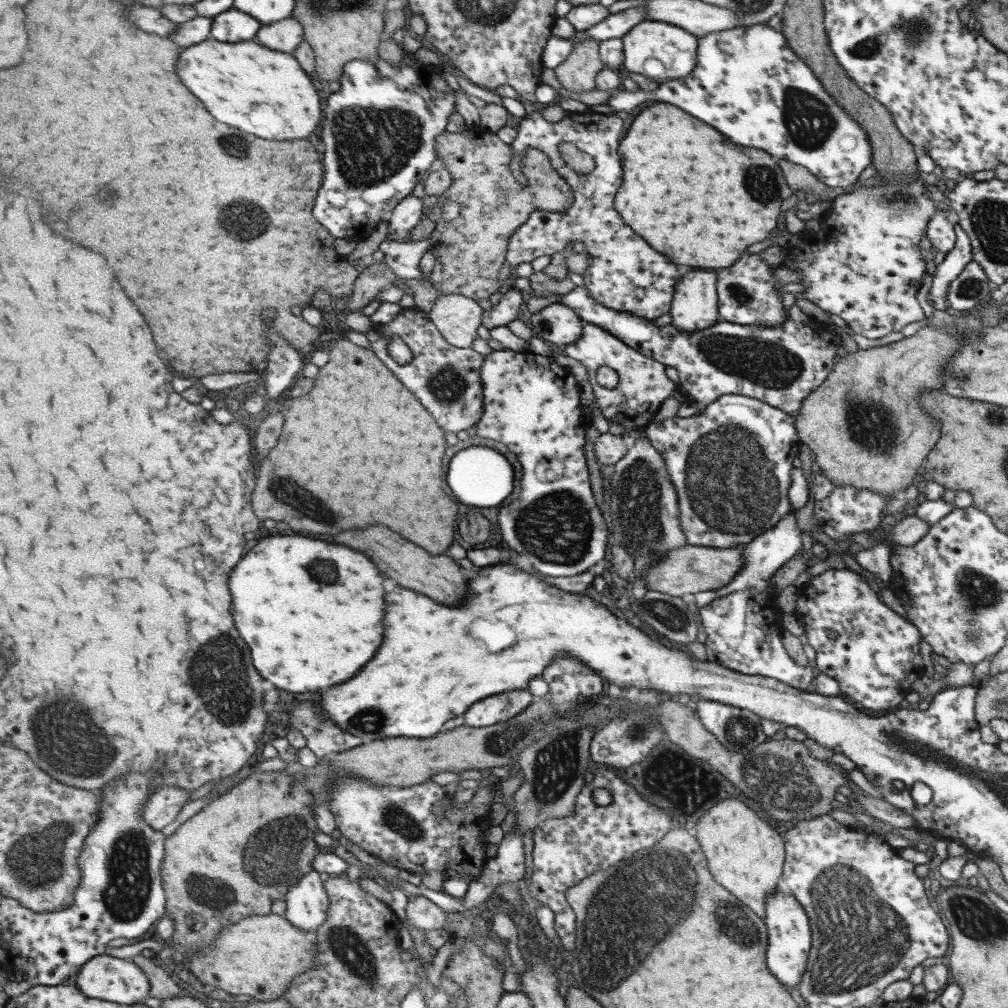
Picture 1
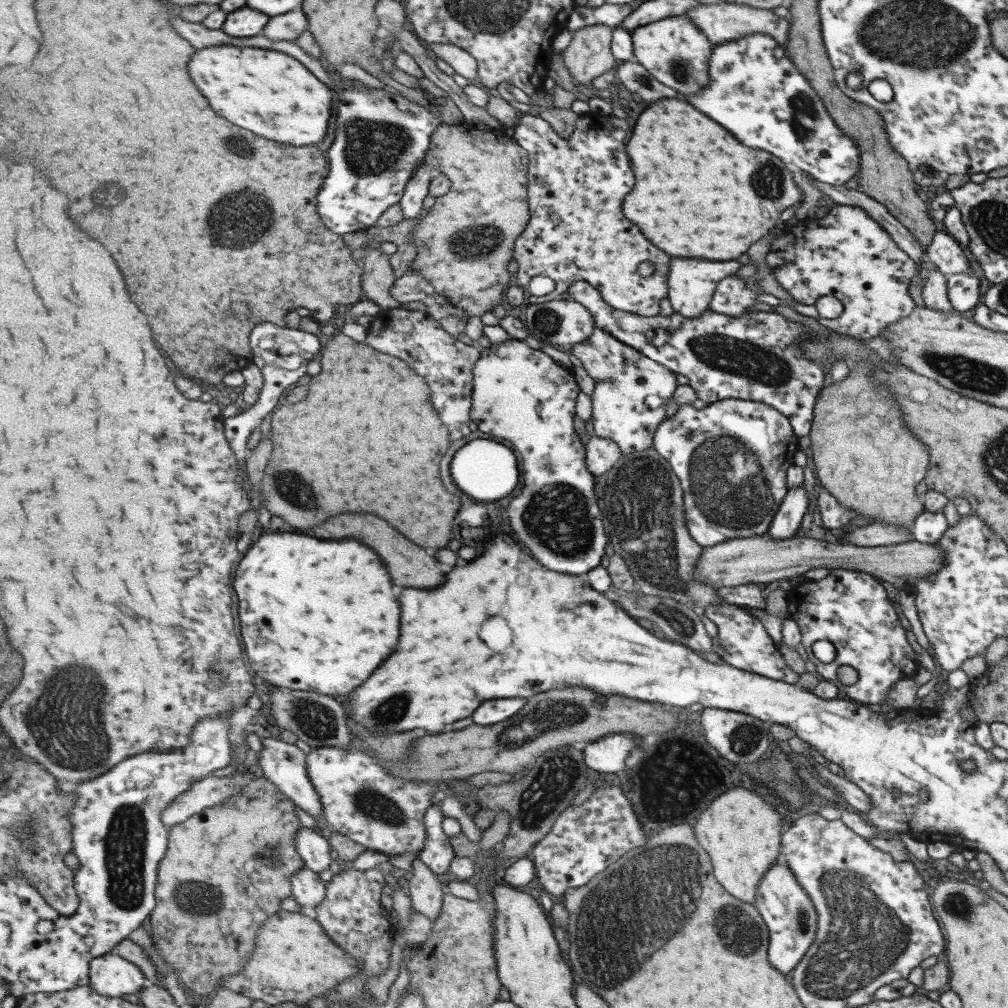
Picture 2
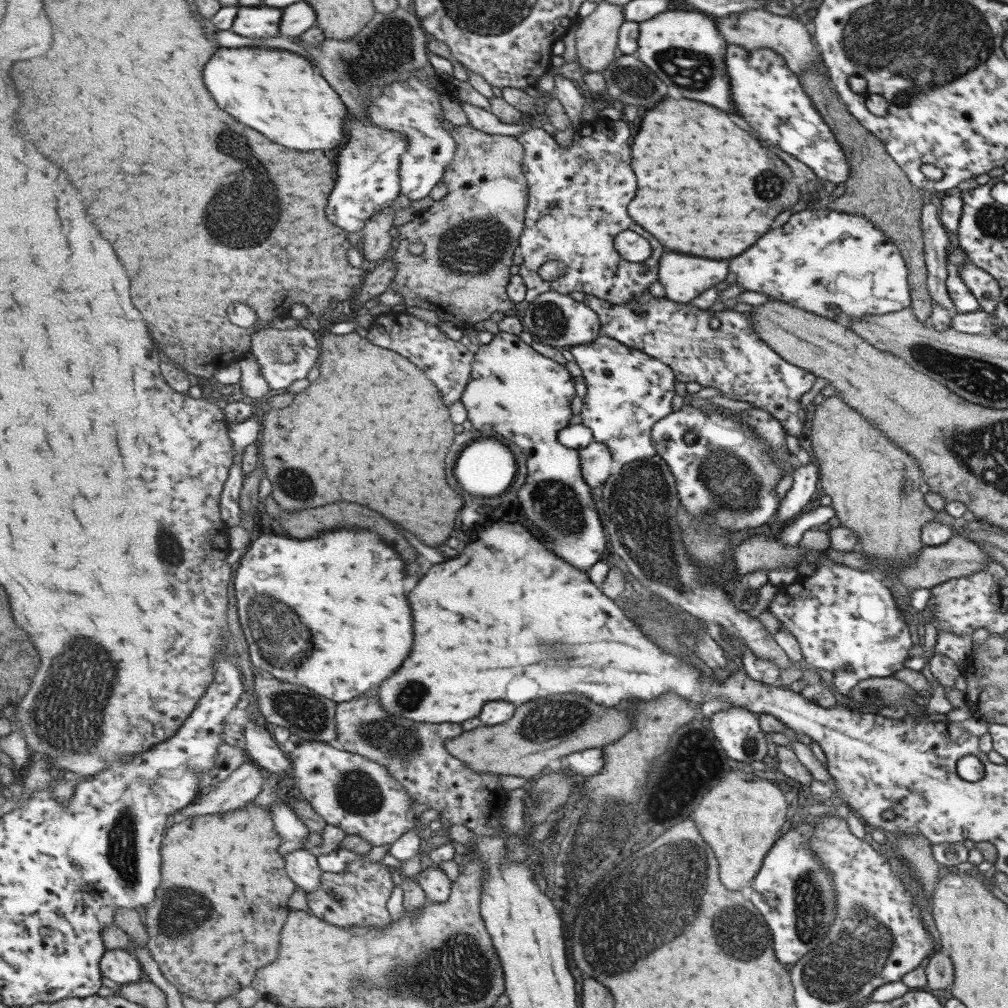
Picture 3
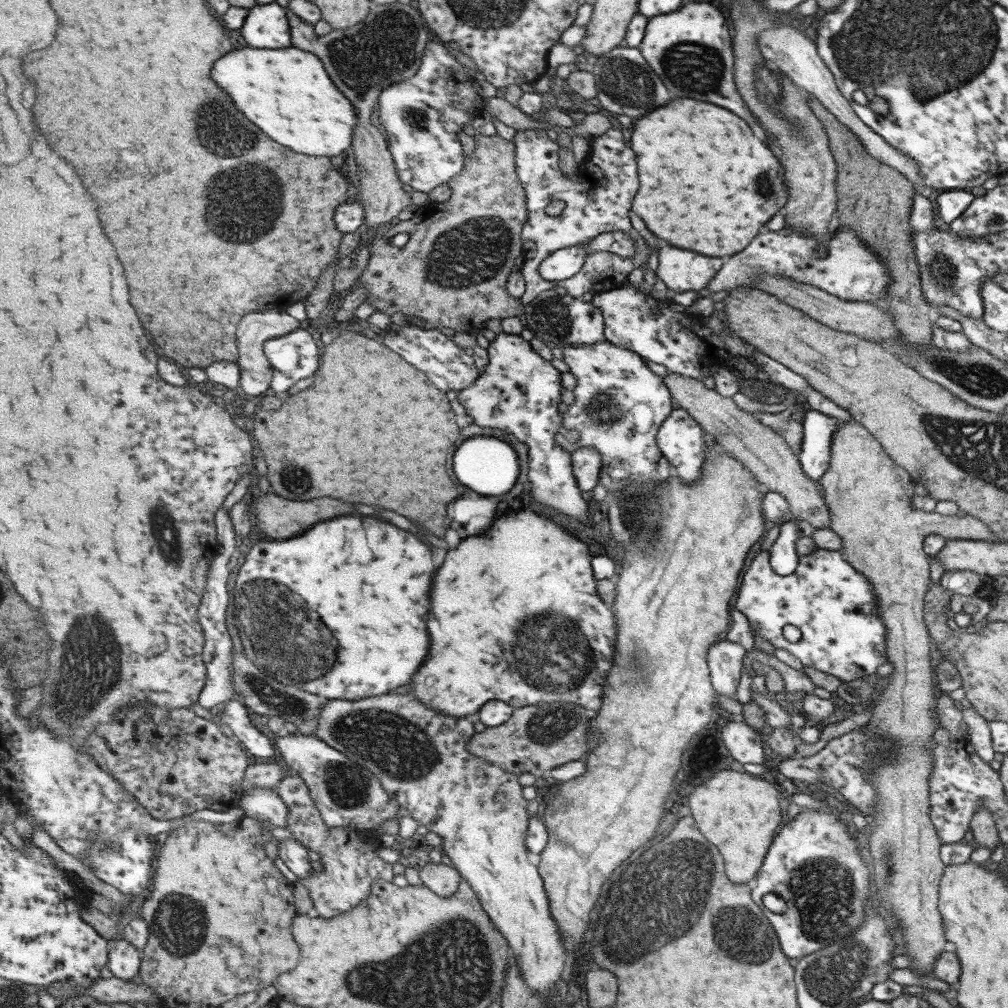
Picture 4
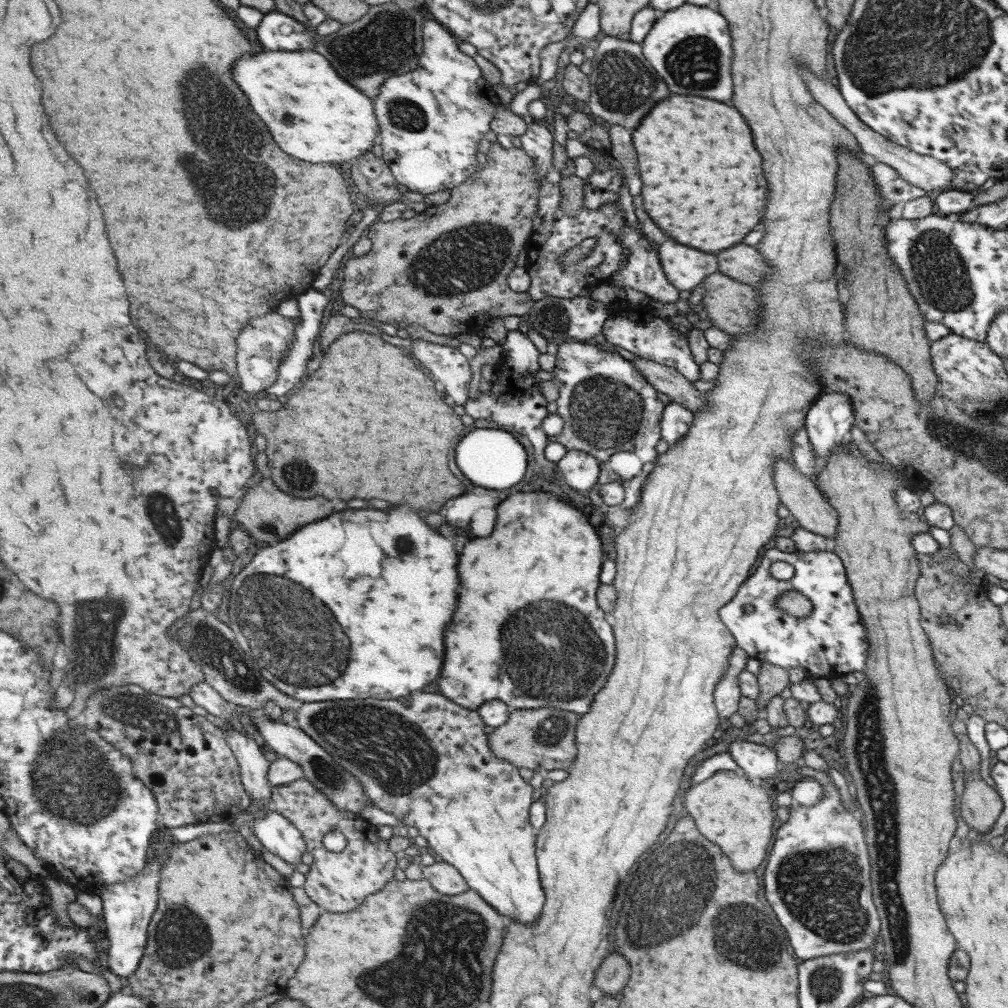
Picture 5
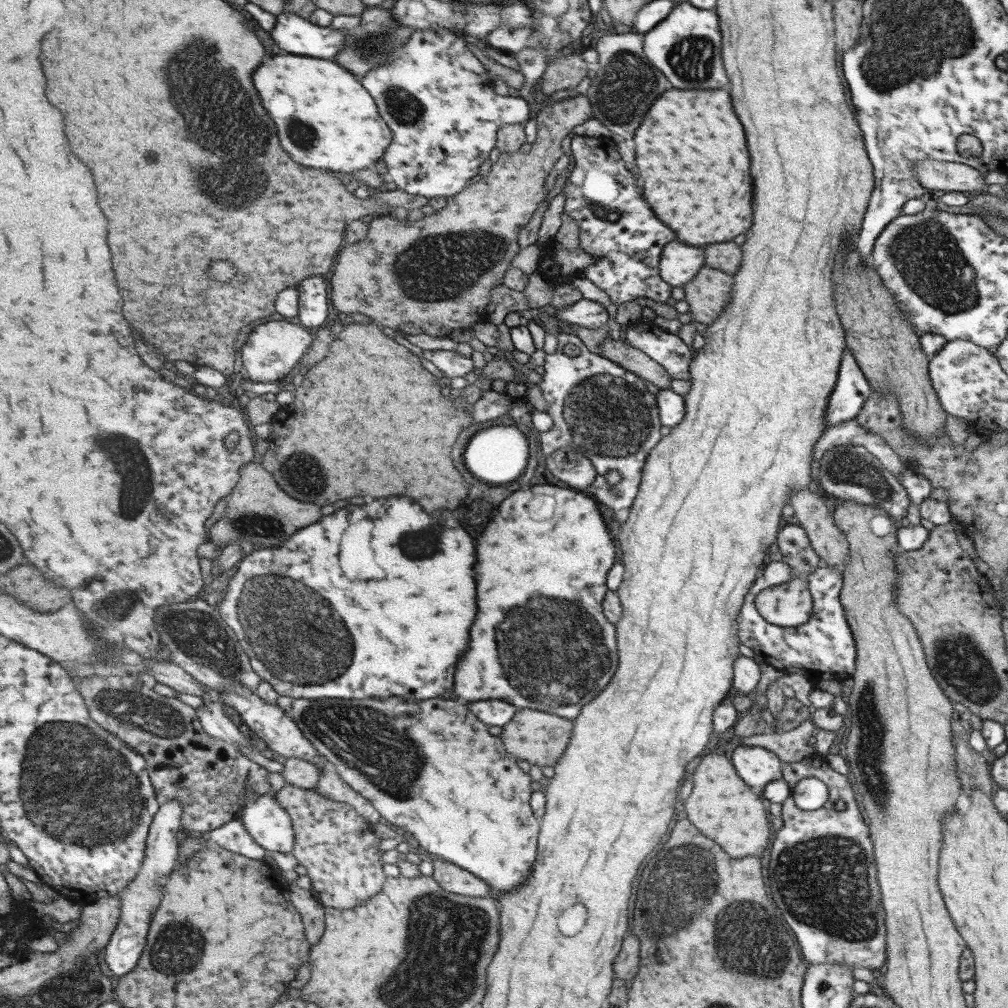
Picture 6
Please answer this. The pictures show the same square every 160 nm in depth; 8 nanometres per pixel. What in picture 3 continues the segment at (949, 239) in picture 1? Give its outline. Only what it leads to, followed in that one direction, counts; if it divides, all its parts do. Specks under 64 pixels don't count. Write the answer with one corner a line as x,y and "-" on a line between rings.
969,260
962,262
958,268
961,280
977,299
980,310
994,314
994,310
1000,293
1000,286
997,281
981,268
977,268

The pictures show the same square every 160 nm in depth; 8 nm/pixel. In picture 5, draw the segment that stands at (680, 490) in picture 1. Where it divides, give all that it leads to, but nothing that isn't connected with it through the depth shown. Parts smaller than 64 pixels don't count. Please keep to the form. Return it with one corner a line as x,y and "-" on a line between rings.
675,402
665,404
664,416
661,421
661,439
667,445
677,445
692,428
693,415
689,410

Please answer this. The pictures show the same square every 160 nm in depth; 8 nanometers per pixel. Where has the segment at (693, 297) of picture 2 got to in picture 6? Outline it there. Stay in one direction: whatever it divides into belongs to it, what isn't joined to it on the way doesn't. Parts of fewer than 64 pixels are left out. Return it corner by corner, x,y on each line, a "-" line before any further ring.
669,242
660,254
659,275
669,286
682,287
703,266
703,250
681,242

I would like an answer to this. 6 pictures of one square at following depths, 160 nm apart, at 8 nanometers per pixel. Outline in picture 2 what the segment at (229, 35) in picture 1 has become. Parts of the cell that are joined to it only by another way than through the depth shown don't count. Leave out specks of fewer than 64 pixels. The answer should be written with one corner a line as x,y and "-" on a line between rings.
245,6
241,10
229,14
224,31
231,36
237,36
237,38
249,38
249,36
263,34
269,21
271,21
271,16

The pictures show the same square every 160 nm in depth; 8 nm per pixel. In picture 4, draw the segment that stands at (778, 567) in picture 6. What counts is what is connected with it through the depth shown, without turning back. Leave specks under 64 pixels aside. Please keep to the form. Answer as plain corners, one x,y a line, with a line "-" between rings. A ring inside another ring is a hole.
816,548
811,552
811,554
798,555
796,569
787,576
777,576
777,574
771,570
768,551
754,551
754,558
741,578
741,585
737,592
734,609
739,610
739,612
747,618
747,622
749,623
749,632
751,632
753,637
760,636
761,638
765,638
765,642
769,643
774,650
783,649
783,651
787,651
789,654
792,654
797,658
802,666
811,666
811,668
815,668
815,670
819,670
819,672
831,674
831,676
835,676
835,678
838,678
840,681
849,683
853,681
858,682
859,677
875,672
875,668
877,666
881,666
881,664
886,662
884,635
886,630
884,622
876,616
877,605
875,597
876,596
874,596
871,585
868,583
868,580
864,575
859,574
848,562
841,559
841,555
839,555
838,551
-
785,624
791,624
791,626
795,626
795,628
799,629
800,638
794,644
787,642
783,635
781,635
781,628
783,628

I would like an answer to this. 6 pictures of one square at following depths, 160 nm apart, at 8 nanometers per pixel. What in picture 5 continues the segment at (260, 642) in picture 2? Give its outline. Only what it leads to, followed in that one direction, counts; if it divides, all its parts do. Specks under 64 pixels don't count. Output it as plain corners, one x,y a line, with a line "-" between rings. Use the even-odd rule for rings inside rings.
399,506
393,510
373,510
373,508
343,510
325,520
300,528
283,542
269,545
259,552
256,551
251,561
233,579
229,590
227,610
229,626
235,632
235,640
239,642
239,646
256,662
259,672
279,690
305,703
328,700
346,701
367,697
381,700
408,697
413,693
431,690
427,686
431,686
431,682
437,682
441,678
441,670
445,662
445,634
443,632
451,624
457,612
457,604
459,604
461,582
459,582
457,566
459,566
459,552
455,550
455,540
443,538
443,534
431,528
417,512
413,512
411,506
-
377,566
379,566
379,572
377,572
-
267,578
273,580
275,586
269,588
-
347,638
351,642
349,648
347,648

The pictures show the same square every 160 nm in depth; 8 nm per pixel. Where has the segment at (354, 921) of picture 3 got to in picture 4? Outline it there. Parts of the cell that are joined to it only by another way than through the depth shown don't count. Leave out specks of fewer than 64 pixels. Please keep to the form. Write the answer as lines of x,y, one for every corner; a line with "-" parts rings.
293,773
284,777
277,791
289,807
288,830
305,847
319,853
321,857
319,861
324,869
321,872
315,872
311,878
303,880
314,900
314,914
322,918
337,918
341,914
352,913
357,906
361,905
361,902
369,898
375,881
393,882
393,878
395,878
394,864
389,864
379,858
381,842
376,839
374,843
364,843
359,830
327,826
313,800
310,788
299,774

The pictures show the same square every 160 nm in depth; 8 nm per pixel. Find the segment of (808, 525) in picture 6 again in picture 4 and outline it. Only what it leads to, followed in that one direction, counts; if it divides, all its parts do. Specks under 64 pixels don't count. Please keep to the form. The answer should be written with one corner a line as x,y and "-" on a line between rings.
667,371
663,376
673,401
685,410
697,425
711,437
728,455
741,461
769,492
777,492
789,505
792,518
808,522
815,529
828,527
830,516
817,482
810,481
799,466
799,461
780,435
764,426
755,416
740,410
730,398
723,398
714,390
697,381

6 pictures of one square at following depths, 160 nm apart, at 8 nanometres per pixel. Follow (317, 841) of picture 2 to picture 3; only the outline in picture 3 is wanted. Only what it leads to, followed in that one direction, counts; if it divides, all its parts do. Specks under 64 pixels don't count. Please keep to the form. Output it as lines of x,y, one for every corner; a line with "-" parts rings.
273,803
269,807
276,821
276,829
281,838
284,838
283,844
279,846
281,855
287,856
293,852
305,850
303,844
305,844
310,830
294,809
291,809
287,803

